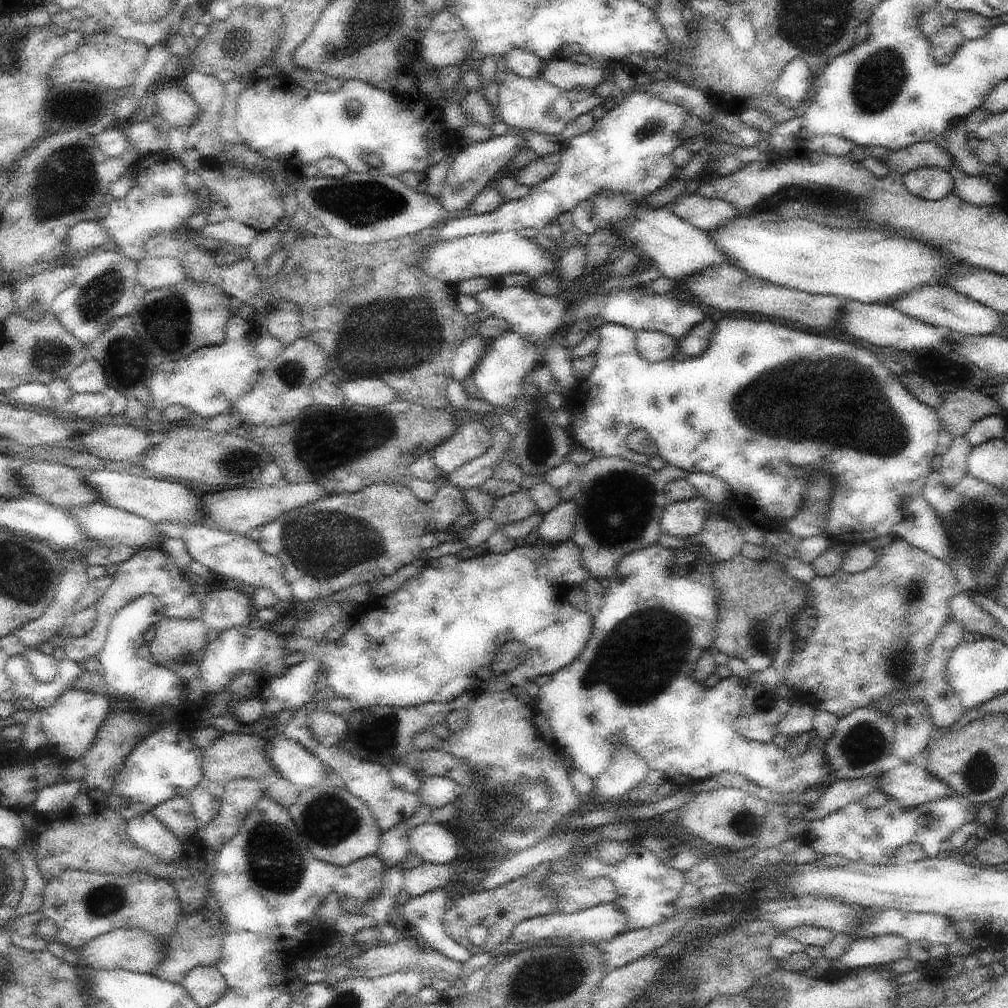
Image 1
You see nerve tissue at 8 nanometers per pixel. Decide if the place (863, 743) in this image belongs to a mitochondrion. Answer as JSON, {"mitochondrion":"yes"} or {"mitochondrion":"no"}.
{"mitochondrion":"yes"}

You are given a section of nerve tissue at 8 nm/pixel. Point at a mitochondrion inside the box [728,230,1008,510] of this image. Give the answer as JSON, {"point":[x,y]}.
{"point":[756,404]}

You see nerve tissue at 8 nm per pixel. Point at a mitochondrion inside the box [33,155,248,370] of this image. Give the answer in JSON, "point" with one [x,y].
{"point":[102,295]}

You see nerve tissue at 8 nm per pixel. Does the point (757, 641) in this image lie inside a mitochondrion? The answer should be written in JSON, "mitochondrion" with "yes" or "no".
{"mitochondrion":"yes"}

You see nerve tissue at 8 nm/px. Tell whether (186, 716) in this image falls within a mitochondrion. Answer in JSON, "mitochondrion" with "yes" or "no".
{"mitochondrion":"no"}

